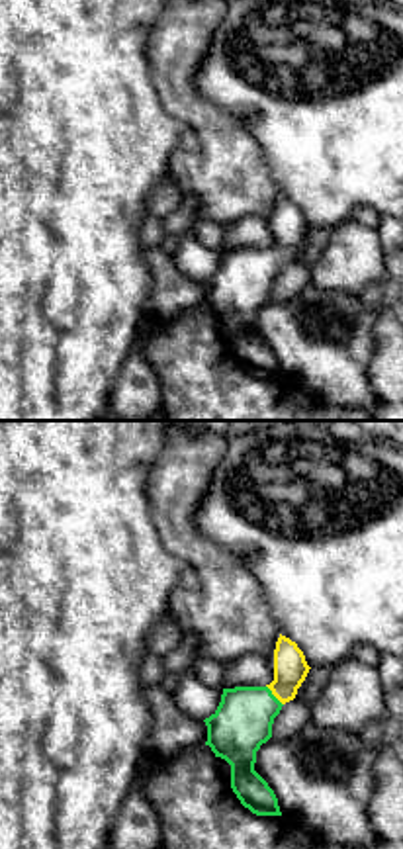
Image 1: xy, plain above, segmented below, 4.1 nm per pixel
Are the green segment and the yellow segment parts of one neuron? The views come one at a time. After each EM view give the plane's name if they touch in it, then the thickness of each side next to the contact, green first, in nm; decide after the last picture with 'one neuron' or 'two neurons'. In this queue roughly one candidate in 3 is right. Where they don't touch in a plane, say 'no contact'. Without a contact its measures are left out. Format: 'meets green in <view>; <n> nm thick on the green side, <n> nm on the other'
meets green in xy; 240 nm thick on the green side, 140 nm on the other

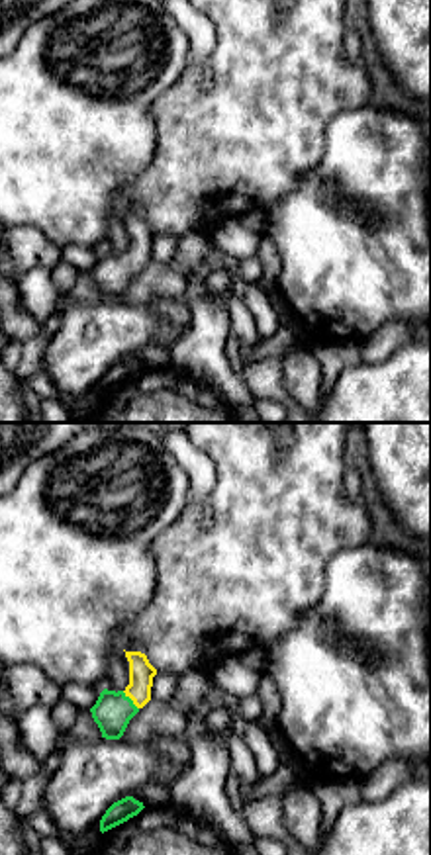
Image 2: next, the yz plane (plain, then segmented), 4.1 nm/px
meets green in yz; 160 nm thick on the green side, 100 nm on the other

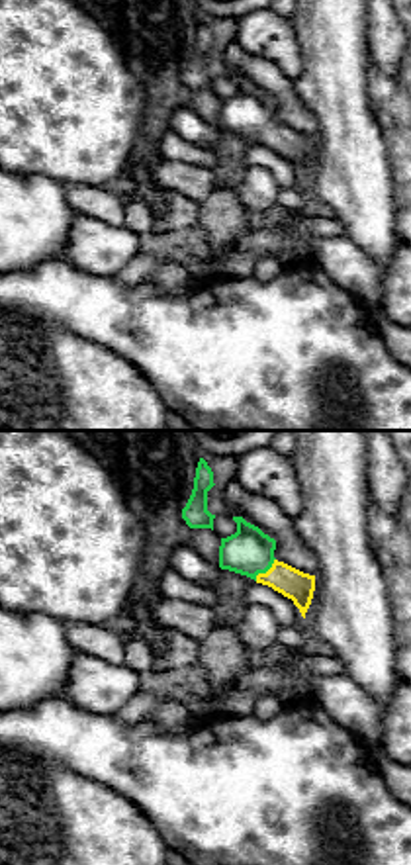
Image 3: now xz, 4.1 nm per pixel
meets green in xz; 190 nm thick on the green side, 120 nm on the other

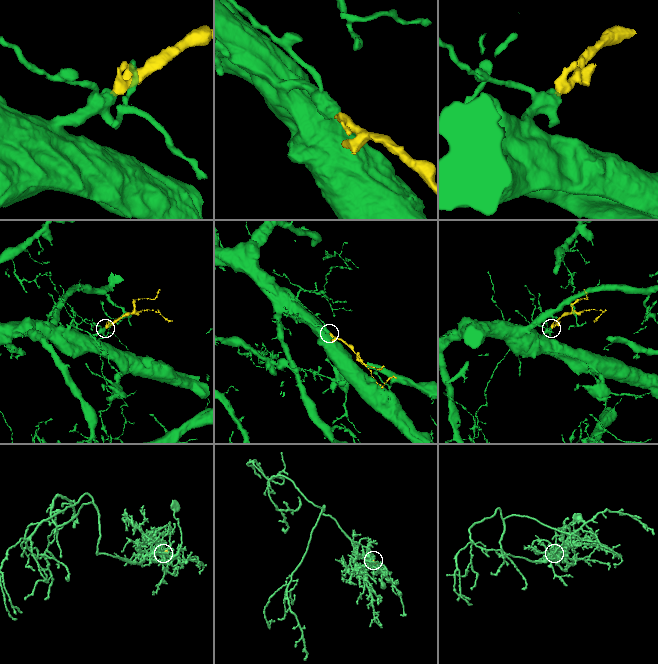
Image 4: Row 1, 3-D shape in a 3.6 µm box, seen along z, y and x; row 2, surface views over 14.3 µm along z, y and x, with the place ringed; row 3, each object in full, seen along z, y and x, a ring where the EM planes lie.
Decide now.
one neuron

